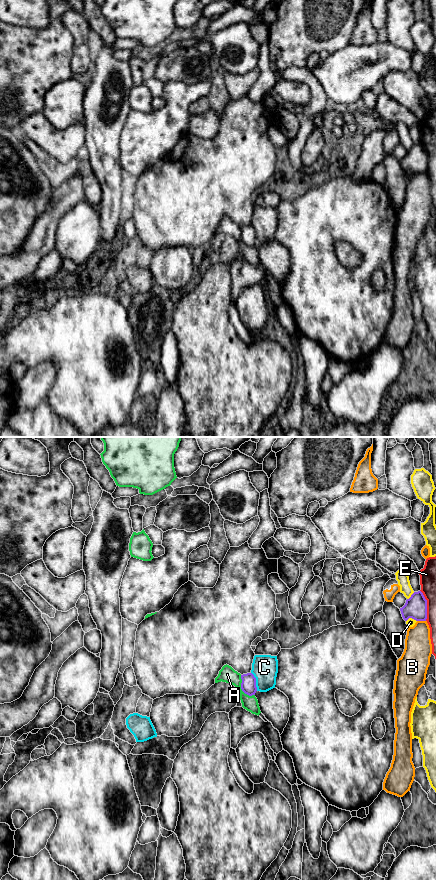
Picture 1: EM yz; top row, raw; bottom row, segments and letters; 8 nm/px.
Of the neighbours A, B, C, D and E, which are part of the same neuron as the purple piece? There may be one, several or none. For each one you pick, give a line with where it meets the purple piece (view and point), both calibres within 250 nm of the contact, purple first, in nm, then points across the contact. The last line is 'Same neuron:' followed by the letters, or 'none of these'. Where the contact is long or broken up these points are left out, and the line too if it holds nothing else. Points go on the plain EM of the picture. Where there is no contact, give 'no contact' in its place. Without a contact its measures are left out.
Same neuron: none of these

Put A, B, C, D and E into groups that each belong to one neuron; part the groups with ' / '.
A / B / C / D / E

